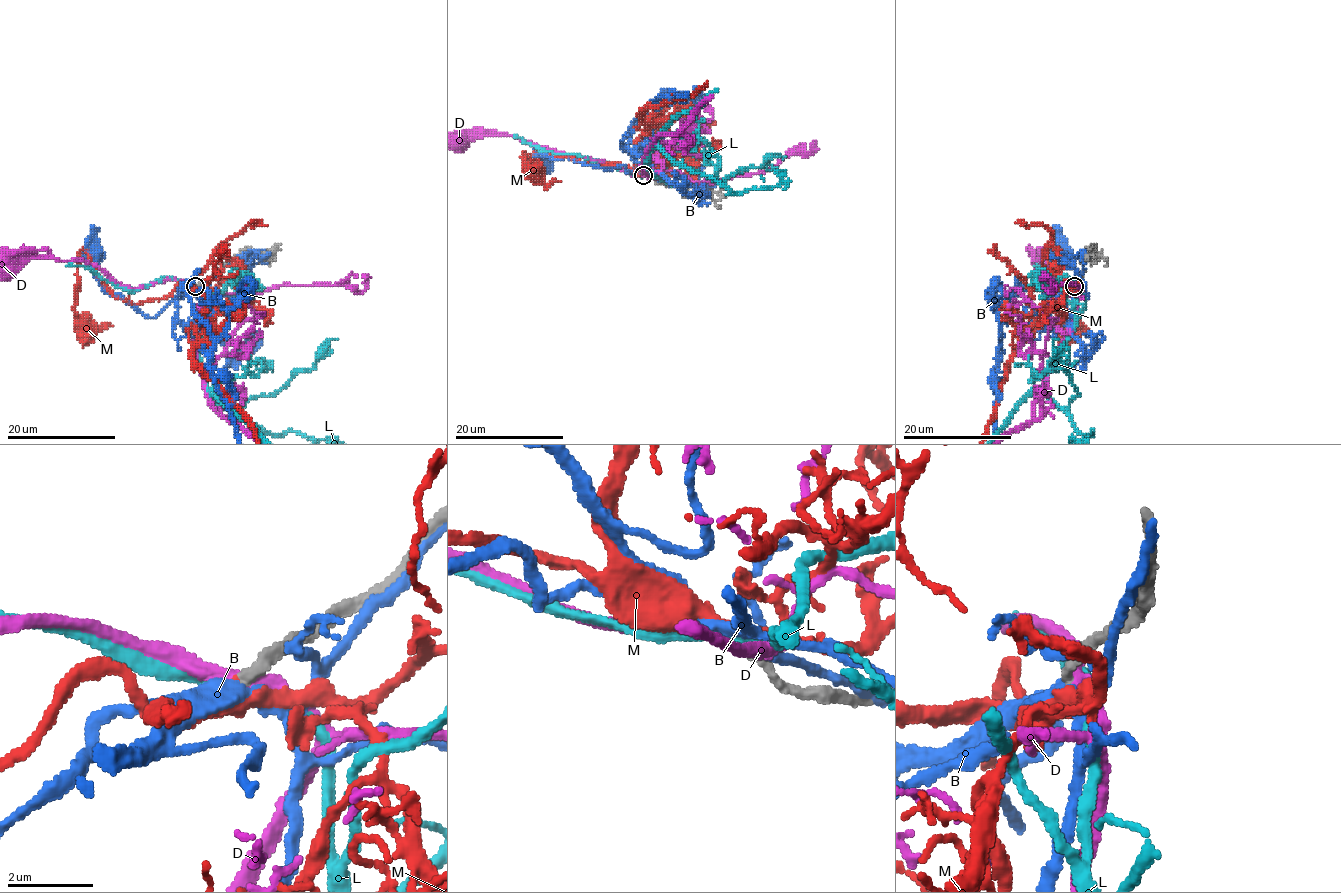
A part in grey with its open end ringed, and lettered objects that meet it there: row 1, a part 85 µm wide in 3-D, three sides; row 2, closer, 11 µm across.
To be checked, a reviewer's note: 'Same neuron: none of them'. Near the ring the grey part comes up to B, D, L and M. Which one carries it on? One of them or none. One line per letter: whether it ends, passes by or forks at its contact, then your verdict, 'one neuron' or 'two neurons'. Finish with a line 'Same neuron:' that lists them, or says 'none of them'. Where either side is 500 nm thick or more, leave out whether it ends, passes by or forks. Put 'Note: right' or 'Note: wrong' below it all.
B: it passes by | two neurons
D: it passes by | two neurons
L: it passes by | two neurons
M: it passes by | one neuron
Same neuron: M
Note: wrong

